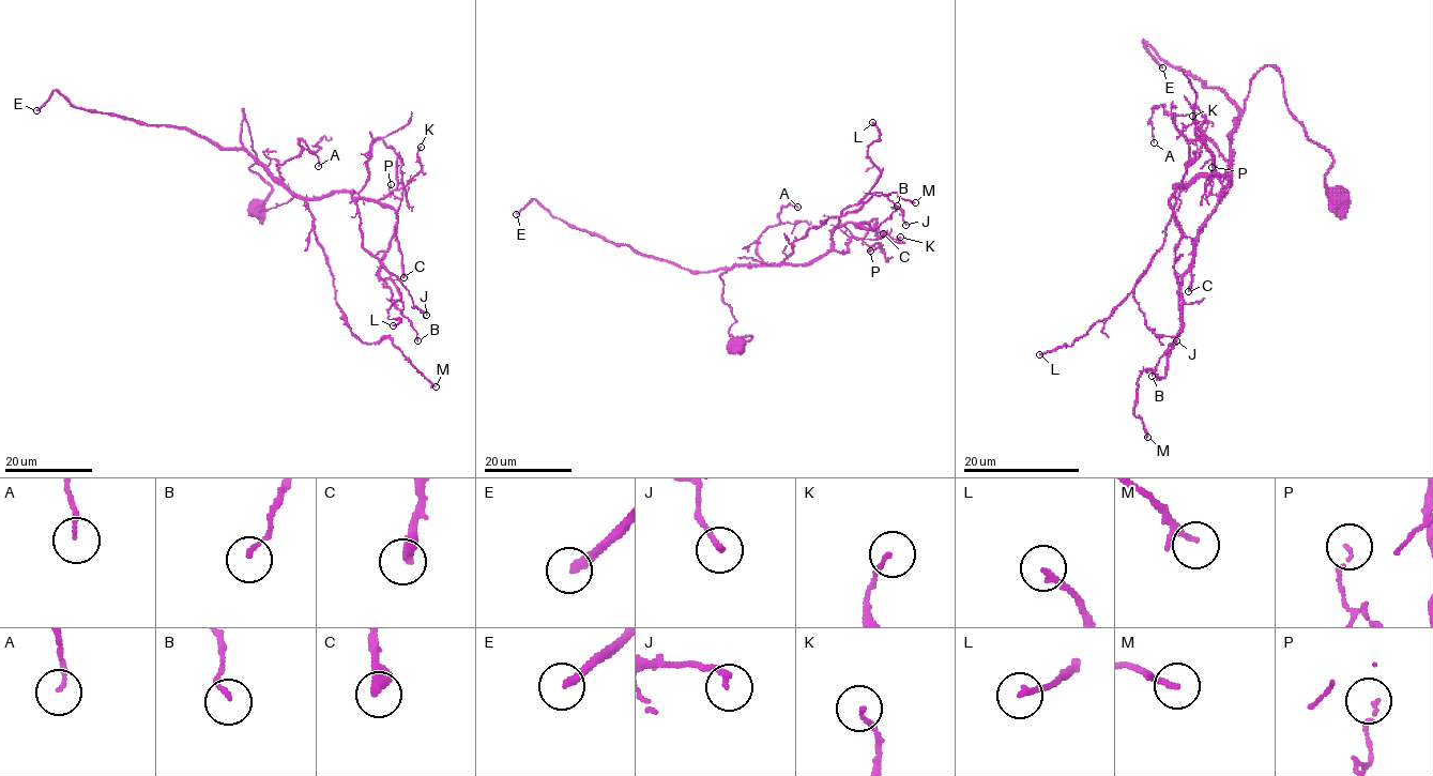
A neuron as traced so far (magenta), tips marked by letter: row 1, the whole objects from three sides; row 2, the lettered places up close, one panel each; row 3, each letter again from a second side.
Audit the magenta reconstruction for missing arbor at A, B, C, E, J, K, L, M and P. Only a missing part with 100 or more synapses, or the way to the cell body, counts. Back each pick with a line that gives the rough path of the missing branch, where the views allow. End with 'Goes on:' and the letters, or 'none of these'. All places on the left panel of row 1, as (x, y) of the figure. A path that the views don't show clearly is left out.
Goes on: E

